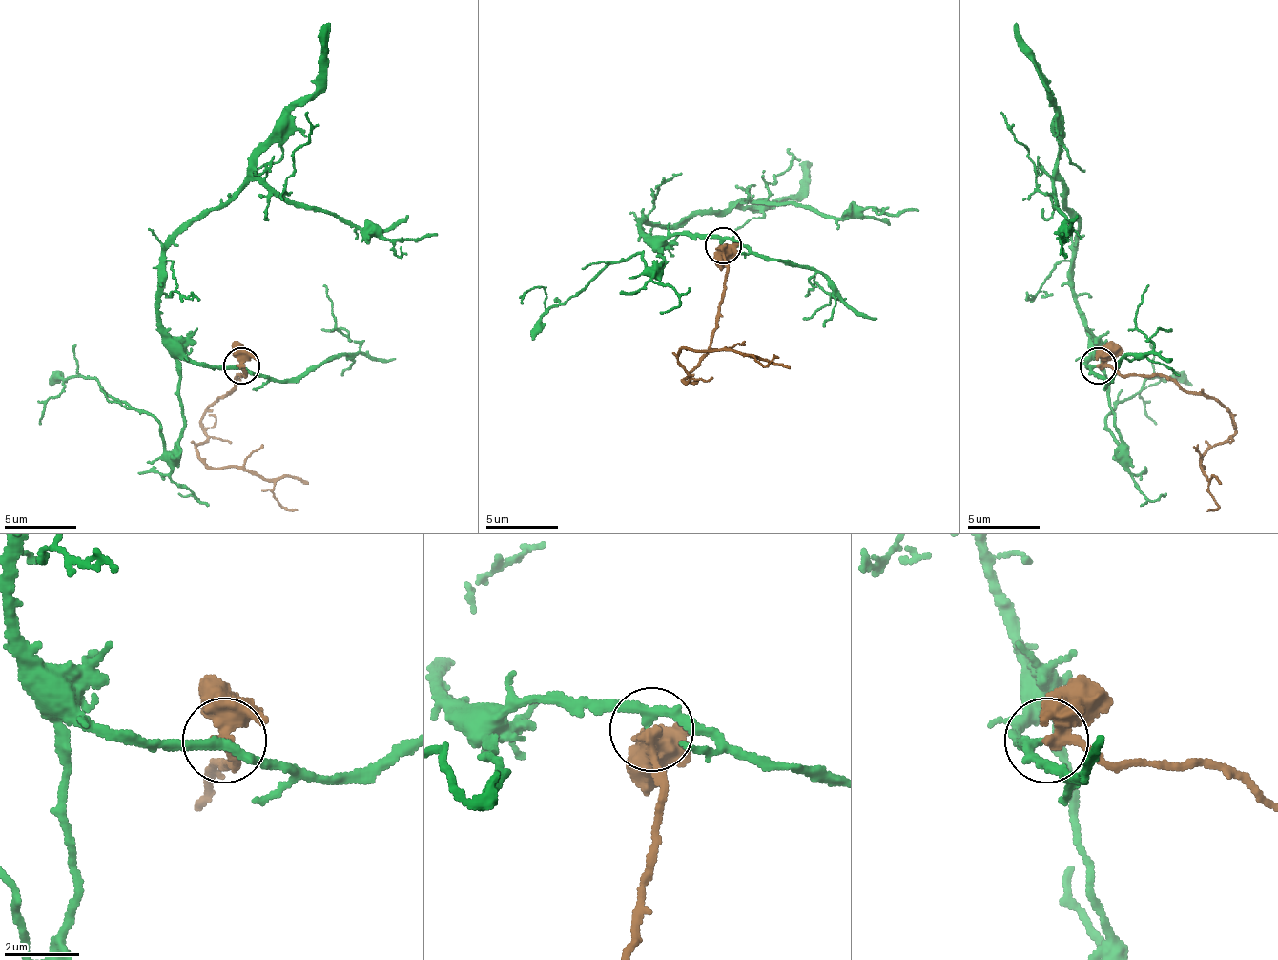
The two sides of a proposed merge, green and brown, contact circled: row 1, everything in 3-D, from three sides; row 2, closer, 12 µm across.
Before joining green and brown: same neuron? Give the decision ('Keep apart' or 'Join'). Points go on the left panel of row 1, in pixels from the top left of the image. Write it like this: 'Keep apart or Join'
Join

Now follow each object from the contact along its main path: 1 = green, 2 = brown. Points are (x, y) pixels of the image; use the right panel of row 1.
1: (1099, 365), (1087, 365), (1073, 248), (1077, 219), (1065, 209), (1059, 179), (1055, 205), (1069, 219), (1062, 234)
2: (1099, 365), (1123, 376), (1171, 376), (1232, 416), (1232, 434), (1200, 463), (1218, 507), (1211, 511)

